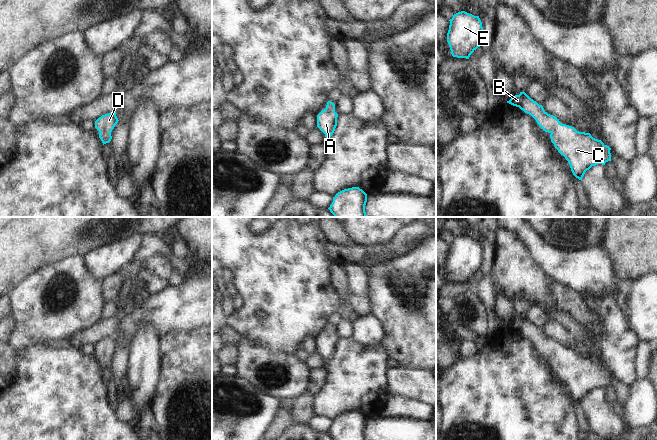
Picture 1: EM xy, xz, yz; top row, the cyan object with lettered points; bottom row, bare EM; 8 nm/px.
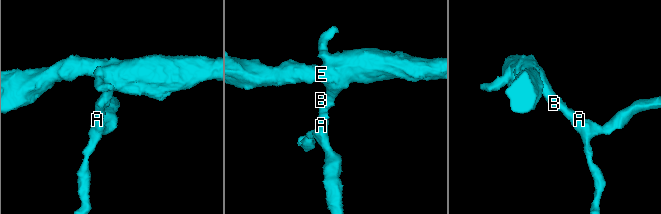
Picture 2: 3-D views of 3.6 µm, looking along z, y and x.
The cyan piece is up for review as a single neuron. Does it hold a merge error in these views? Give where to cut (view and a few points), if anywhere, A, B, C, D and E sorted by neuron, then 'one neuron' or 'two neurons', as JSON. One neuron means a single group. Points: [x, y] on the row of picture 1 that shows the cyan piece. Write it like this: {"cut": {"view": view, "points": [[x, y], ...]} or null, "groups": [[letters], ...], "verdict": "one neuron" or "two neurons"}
{"cut": null, "groups": [["A", "B", "C", "D", "E"]], "verdict": "one neuron"}

